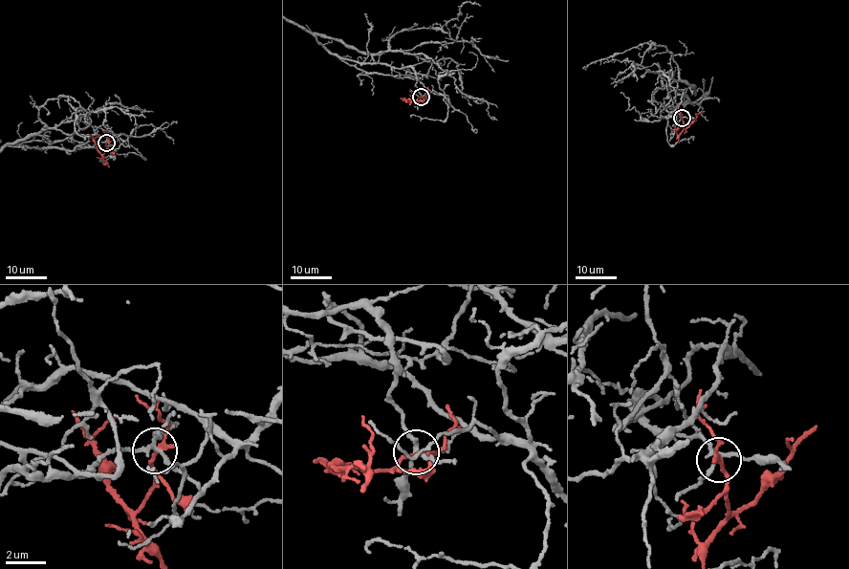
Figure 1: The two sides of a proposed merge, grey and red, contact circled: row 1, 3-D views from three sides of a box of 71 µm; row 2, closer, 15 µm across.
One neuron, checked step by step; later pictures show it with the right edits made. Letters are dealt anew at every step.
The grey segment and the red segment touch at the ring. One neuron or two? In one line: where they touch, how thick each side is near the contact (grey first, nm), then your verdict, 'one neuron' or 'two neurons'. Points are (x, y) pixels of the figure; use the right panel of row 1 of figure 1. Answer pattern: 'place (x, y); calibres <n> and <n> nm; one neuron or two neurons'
place (682, 118); calibres 190 and 190 nm; two neurons

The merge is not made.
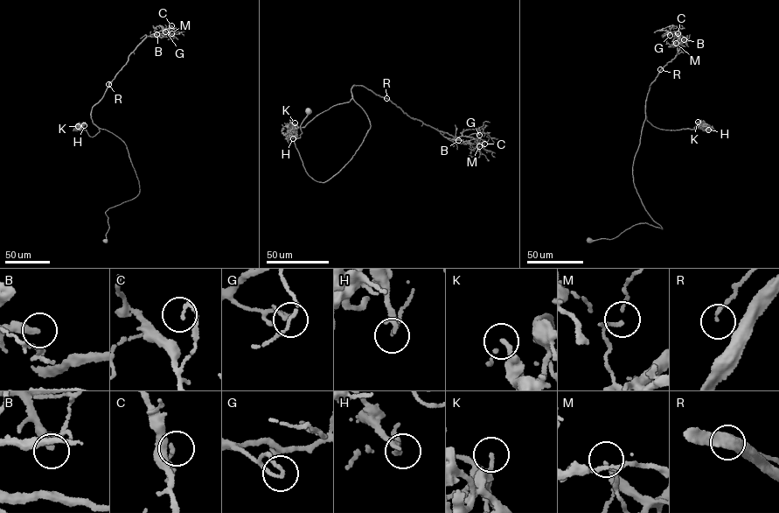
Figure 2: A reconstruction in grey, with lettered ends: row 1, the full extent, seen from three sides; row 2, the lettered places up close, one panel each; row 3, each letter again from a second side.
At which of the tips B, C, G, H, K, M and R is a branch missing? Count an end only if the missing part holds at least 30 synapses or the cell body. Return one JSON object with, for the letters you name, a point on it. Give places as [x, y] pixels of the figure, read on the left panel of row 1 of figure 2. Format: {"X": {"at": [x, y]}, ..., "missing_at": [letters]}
{"B": {"at": [156, 34]}, "H": {"at": [84, 125]}, "missing_at": ["B", "H"]}

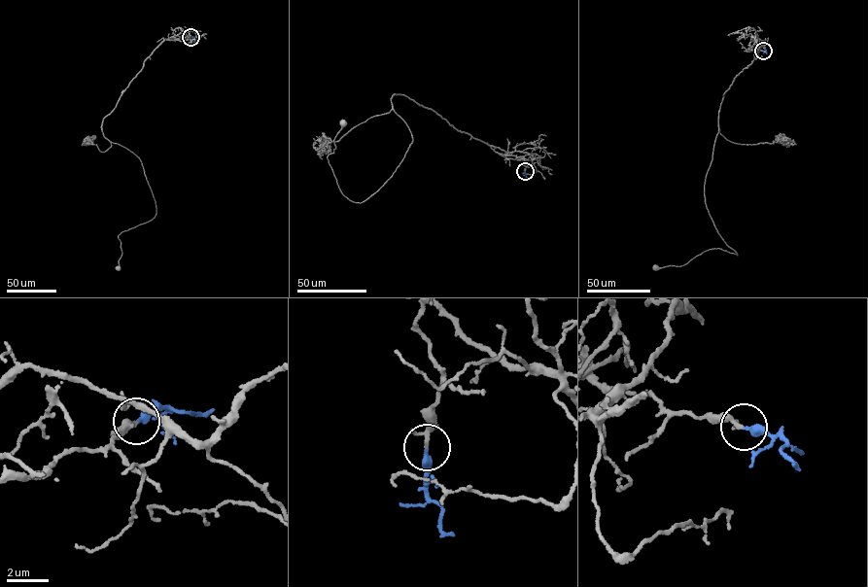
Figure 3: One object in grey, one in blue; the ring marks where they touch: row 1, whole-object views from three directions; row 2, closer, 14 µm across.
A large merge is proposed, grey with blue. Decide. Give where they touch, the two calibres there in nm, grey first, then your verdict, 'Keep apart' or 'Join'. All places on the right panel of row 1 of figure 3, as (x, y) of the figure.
Place: (763, 51). Thickness 160 nm (grey) against 320 nm. Join

